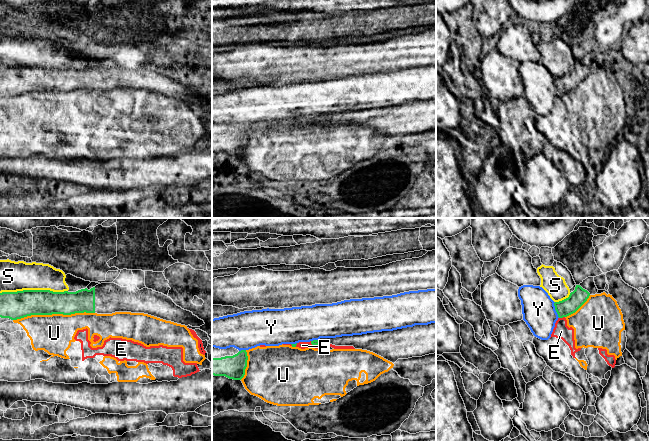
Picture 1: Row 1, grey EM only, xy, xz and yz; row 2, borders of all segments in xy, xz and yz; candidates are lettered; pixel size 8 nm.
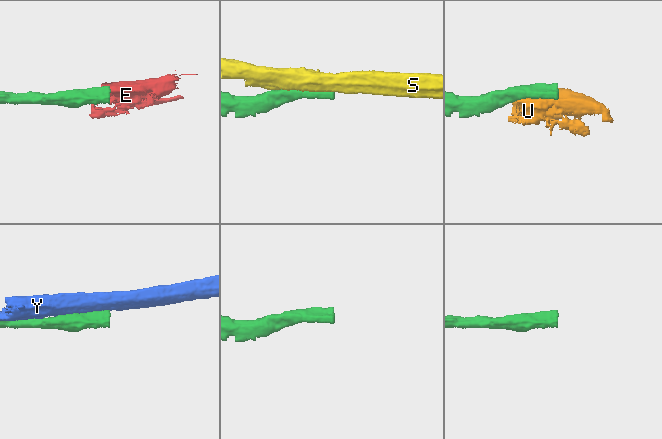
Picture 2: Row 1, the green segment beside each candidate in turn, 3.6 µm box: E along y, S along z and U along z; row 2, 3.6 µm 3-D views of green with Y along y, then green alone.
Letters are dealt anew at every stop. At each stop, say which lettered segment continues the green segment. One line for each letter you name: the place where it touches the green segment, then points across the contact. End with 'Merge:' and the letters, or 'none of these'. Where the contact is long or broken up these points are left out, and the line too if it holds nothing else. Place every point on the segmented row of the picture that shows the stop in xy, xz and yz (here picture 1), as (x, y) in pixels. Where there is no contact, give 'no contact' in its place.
Merge: none of these

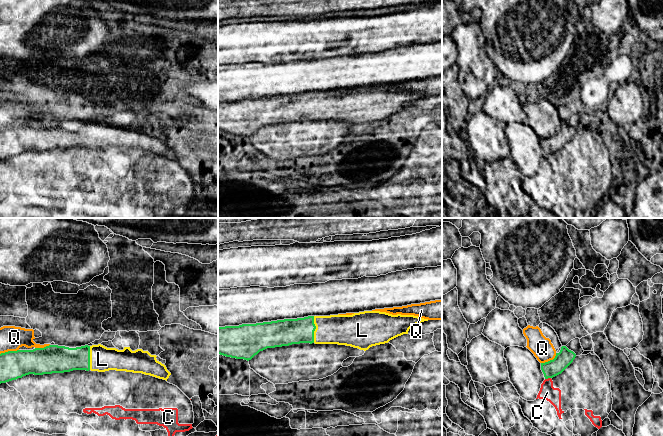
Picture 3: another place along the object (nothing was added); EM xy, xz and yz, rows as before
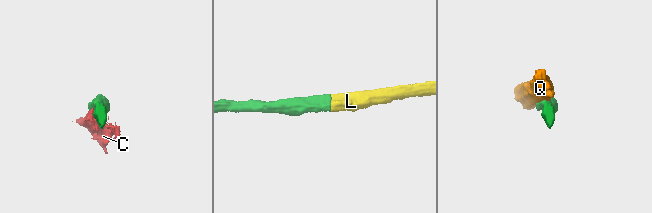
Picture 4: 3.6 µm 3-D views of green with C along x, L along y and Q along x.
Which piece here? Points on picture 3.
L: contact xz (315, 328)
Merge: L

